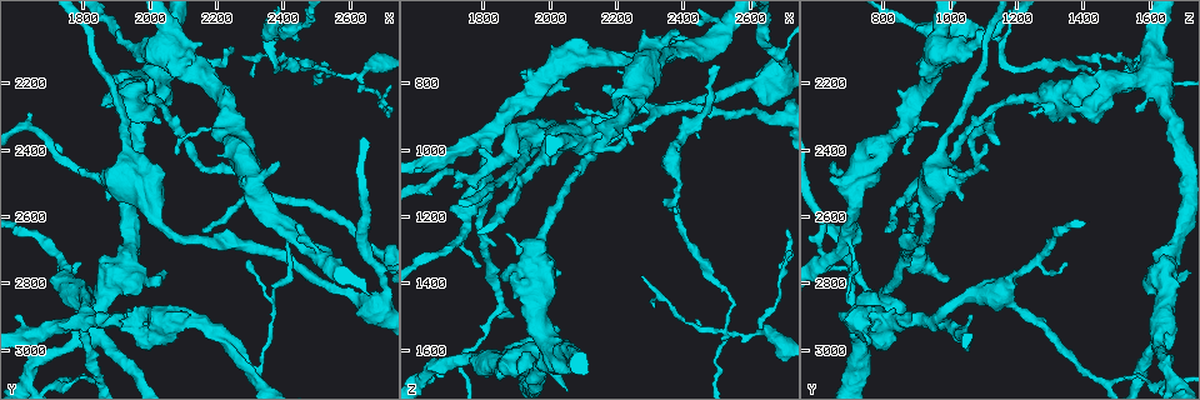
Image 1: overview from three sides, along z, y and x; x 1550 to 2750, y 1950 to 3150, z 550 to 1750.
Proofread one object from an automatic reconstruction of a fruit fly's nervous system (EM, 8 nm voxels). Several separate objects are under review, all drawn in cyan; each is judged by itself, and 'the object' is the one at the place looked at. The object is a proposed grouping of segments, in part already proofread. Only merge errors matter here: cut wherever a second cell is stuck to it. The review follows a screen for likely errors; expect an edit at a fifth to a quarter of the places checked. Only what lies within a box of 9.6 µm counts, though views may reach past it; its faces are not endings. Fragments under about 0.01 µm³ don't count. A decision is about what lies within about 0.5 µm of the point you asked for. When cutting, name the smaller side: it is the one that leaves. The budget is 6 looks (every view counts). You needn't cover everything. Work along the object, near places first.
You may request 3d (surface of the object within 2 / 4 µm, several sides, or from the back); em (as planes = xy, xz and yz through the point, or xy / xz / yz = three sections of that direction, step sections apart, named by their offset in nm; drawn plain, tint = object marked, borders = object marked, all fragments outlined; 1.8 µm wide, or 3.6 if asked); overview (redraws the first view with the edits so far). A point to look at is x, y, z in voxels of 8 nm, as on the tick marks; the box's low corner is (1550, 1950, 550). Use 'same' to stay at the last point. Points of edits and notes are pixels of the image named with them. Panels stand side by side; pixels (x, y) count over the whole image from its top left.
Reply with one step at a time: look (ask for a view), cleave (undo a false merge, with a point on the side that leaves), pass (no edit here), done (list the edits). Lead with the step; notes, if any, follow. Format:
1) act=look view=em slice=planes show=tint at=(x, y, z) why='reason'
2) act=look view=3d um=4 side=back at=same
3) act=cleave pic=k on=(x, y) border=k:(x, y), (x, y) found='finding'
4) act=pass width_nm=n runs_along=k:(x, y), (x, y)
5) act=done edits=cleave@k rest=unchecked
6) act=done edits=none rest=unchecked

act=look view=3d um=4 side=back at=(2670, 2700, 900) why='calibre changes'

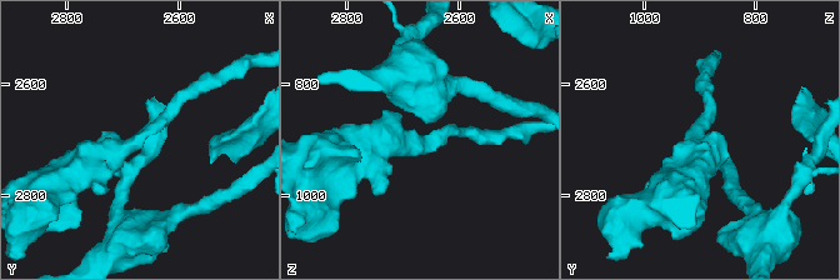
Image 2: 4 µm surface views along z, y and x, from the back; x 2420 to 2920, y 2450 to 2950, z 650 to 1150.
act=look view=em slice=planes show=tint at=(2670, 2700, 905) arm_widths_nm=170,440 why='now the EM'

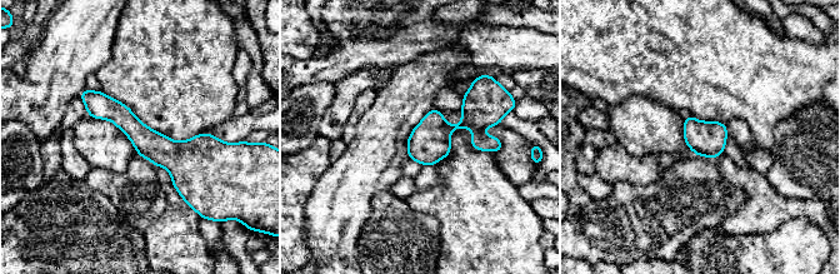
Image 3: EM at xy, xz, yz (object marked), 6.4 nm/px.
act=pass width_nm=190 runs_along=3:(84, 95), (159, 149), (215, 144) found='one cell here'

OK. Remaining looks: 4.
act=look view=3d um=2 at=(2440, 2670, 680) why='four-way junction'

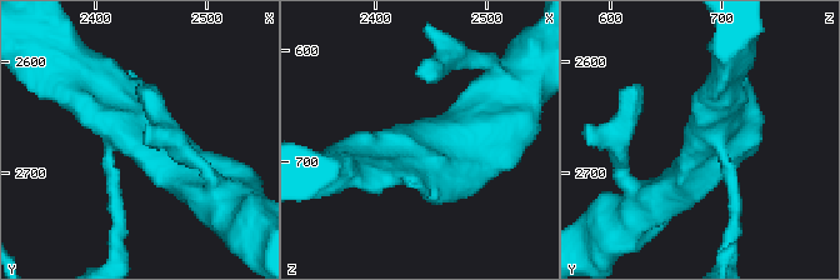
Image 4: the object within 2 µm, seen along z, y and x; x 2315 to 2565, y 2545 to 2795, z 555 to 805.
act=look view=em um=3.6 slice=planes show=plain at=(2446, 2672, 684) arms=4 why='need the tissue'

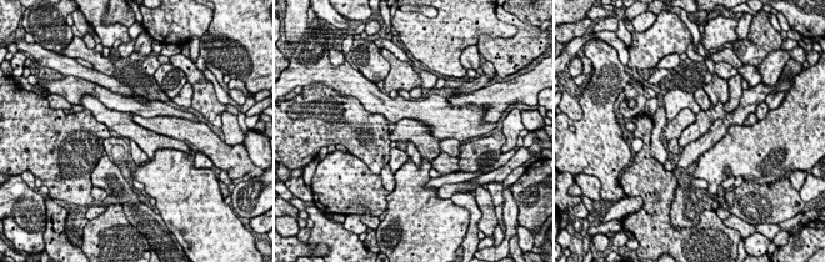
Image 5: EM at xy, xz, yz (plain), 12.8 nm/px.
act=look view=em um=3.6 slice=planes show=tint at=same

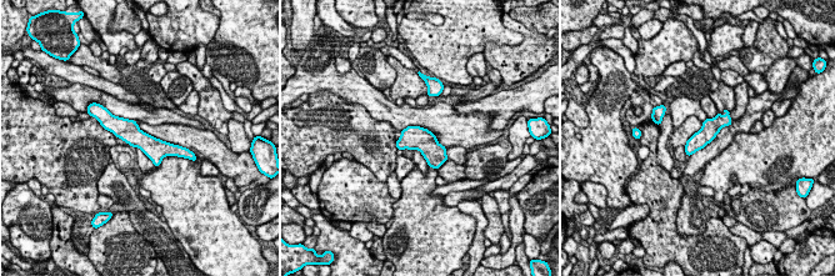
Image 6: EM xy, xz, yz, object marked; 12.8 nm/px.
act=pass runs_along=6:(108, 124), (154, 149), (174, 149) found='all the same cell'

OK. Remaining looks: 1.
act=done edits=none rest=unchecked

